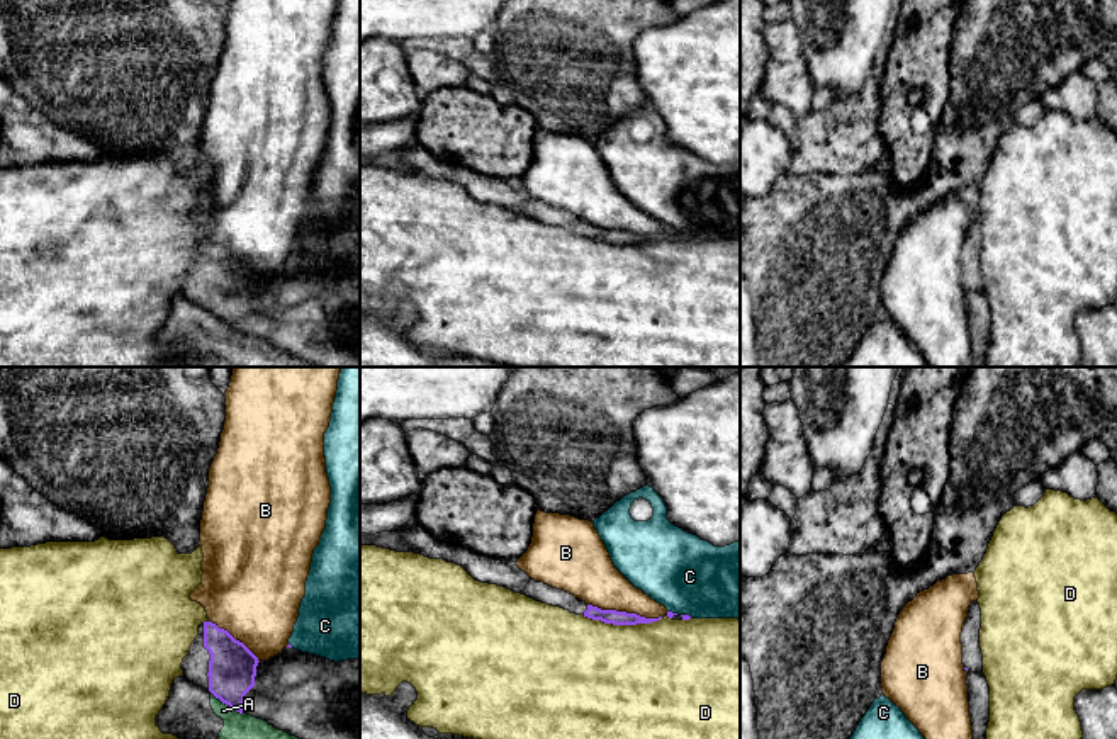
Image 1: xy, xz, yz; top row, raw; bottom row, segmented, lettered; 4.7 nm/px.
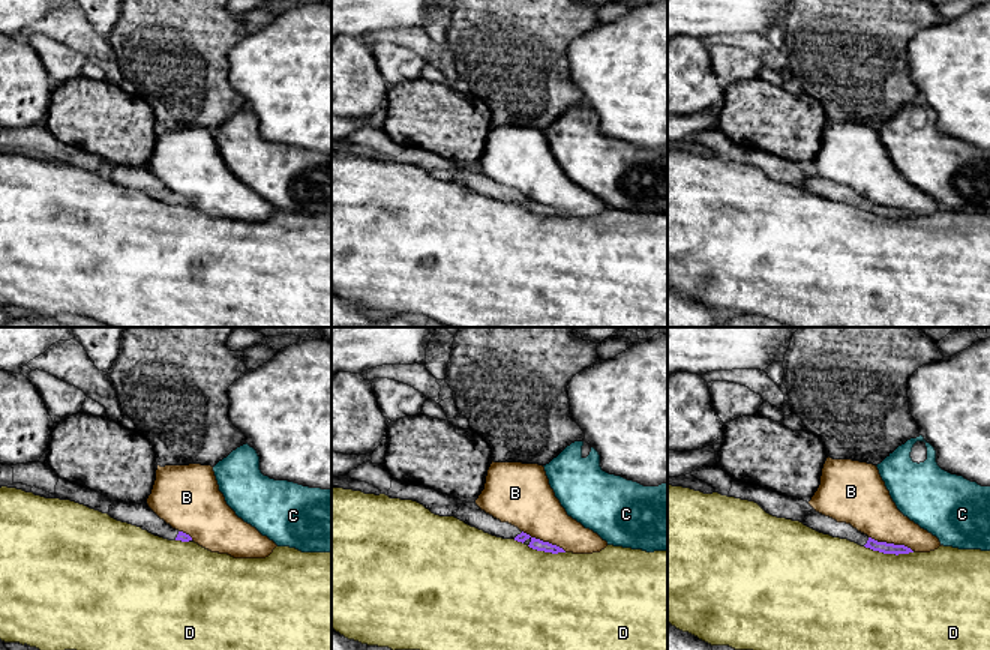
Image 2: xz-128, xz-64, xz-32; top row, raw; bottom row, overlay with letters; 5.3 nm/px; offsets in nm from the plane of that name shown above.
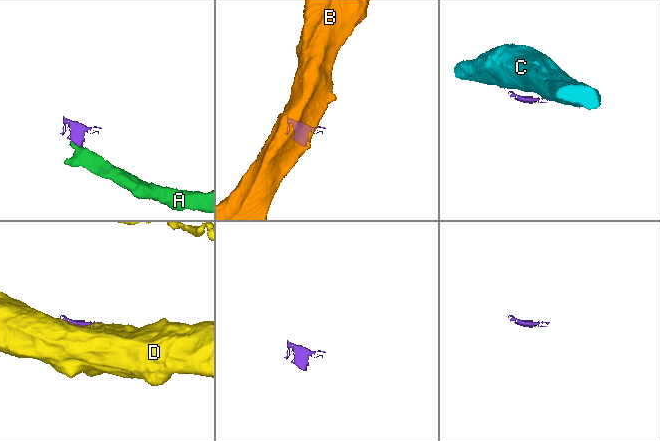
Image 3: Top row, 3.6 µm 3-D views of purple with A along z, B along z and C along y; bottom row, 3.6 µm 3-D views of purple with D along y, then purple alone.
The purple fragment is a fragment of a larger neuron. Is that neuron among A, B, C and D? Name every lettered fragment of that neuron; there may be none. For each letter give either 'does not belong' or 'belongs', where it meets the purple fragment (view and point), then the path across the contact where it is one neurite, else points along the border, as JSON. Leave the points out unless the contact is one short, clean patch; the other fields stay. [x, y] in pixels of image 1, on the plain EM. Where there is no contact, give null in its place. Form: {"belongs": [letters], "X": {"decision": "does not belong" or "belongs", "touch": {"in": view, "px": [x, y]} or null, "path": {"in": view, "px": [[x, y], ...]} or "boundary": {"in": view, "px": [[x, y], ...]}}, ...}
{"belongs": [], "A": {"decision": "does not belong", "touch": {"in": "xy", "px": [226, 323]}, "boundary": {"in": "xy", "px": [[211, 311], [241, 333]]}}, "B": {"decision": "does not belong", "touch": {"in": "xz", "px": [625, 231]}}, "C": {"decision": "does not belong", "touch": {"in": "xz", "px": [671, 231]}, "boundary": {"in": "xz", "px": [[667, 230], [678, 233]]}}, "D": {"decision": "does not belong", "touch": {"in": "xz", "px": [622, 243]}}}

